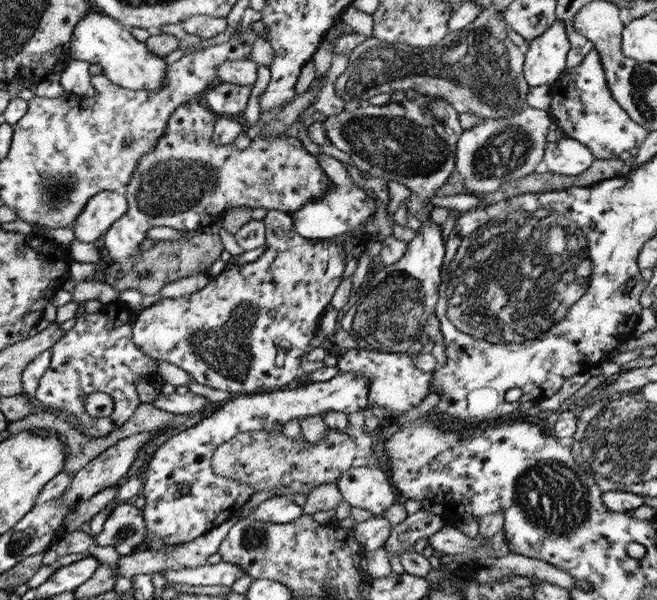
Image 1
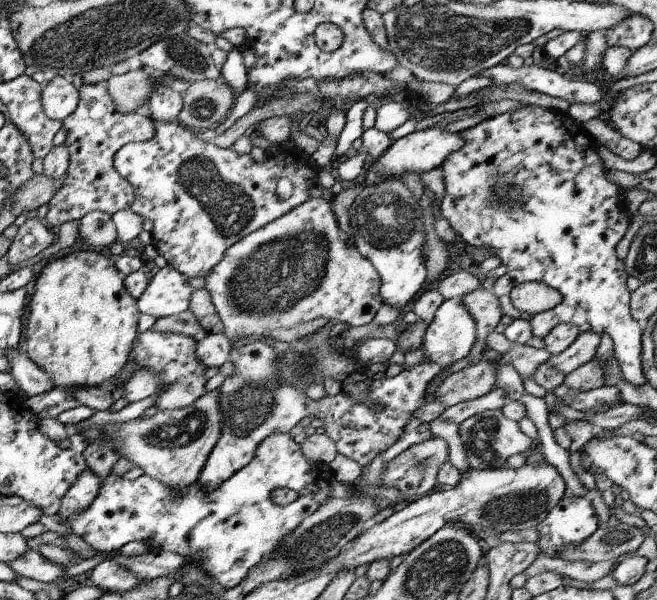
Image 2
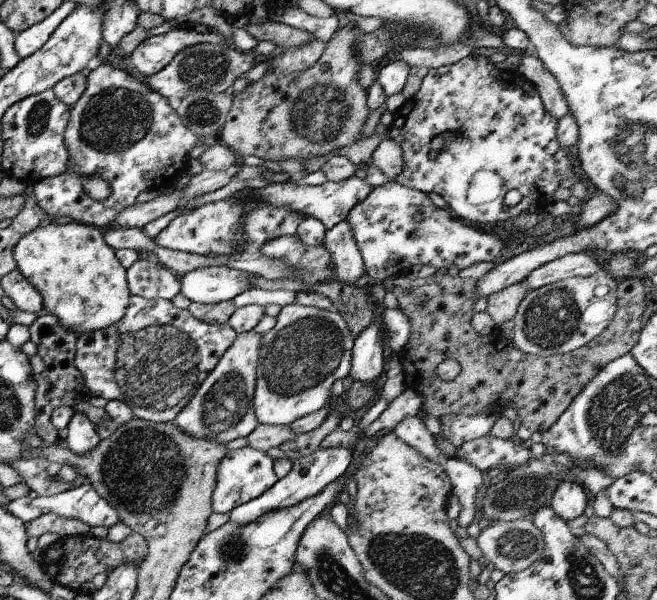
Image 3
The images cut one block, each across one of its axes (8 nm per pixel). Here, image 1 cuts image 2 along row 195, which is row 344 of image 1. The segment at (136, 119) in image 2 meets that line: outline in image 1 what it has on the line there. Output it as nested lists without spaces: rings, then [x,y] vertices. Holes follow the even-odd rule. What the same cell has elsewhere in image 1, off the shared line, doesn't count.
[[[113,299],[109,303],[103,303],[97,312],[82,313],[76,318],[74,326],[59,337],[59,340],[49,349],[51,352],[50,364],[41,376],[32,396],[47,408],[72,417],[76,423],[74,429],[84,439],[105,436],[126,422],[141,403],[136,392],[136,383],[142,380],[143,383],[152,387],[151,379],[158,375],[158,364],[161,362],[145,357],[132,344],[130,330],[137,315],[138,313],[121,299]],[[93,392],[101,392],[111,398],[113,409],[109,416],[91,417],[83,411],[83,399]]]

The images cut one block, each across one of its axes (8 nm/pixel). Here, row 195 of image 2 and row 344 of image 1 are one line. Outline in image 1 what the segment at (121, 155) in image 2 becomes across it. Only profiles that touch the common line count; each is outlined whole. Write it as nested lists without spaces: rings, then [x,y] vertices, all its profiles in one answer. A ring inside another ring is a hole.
[[[269,210],[261,218],[265,229],[265,249],[262,254],[252,262],[245,262],[227,266],[217,276],[213,277],[203,288],[177,298],[161,298],[143,309],[135,317],[131,326],[130,334],[132,344],[145,356],[161,363],[168,363],[181,368],[193,378],[197,384],[209,388],[234,393],[234,396],[252,395],[264,391],[276,390],[277,388],[289,387],[296,380],[297,370],[303,353],[307,352],[311,339],[318,330],[318,325],[323,317],[323,310],[329,304],[333,292],[337,290],[339,281],[342,279],[345,264],[343,242],[331,243],[329,239],[305,239],[293,230],[293,221],[286,212]]]

